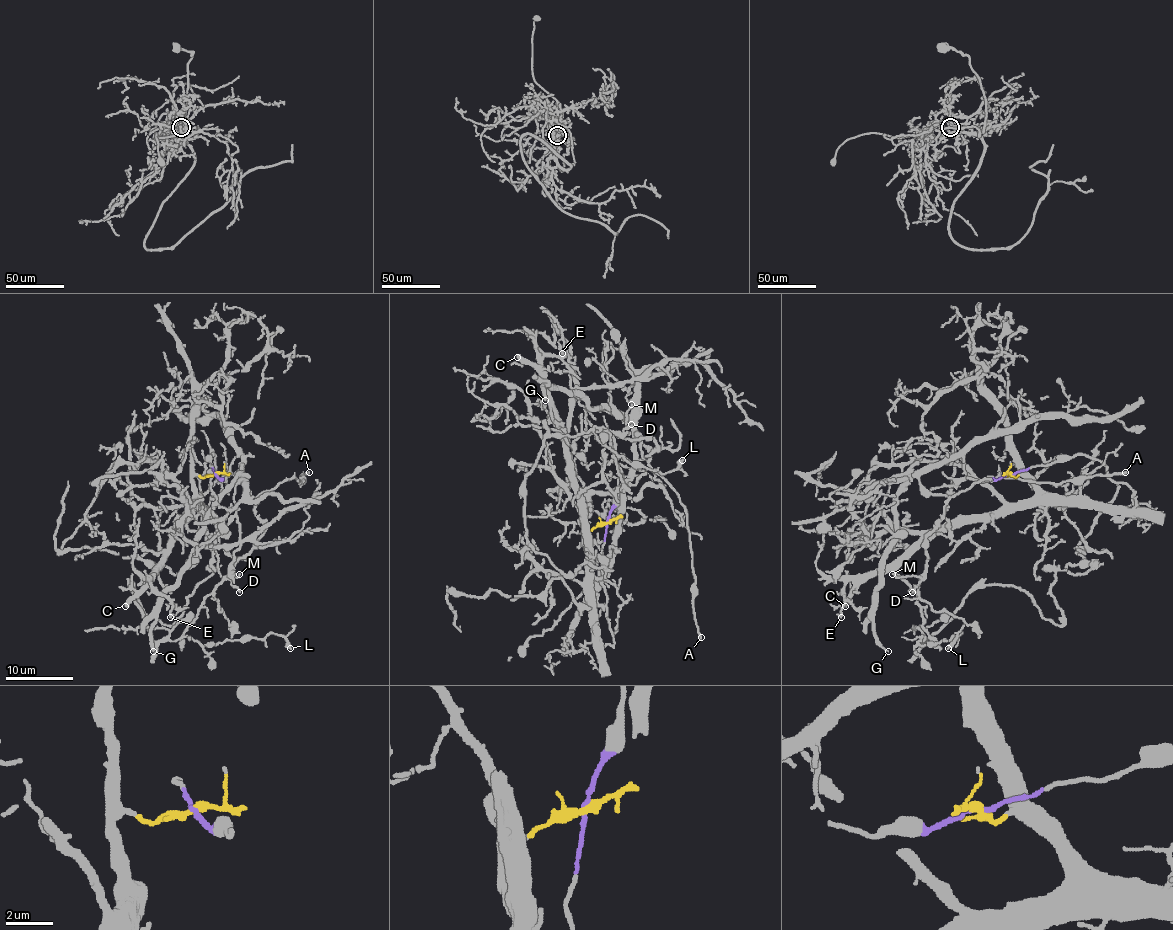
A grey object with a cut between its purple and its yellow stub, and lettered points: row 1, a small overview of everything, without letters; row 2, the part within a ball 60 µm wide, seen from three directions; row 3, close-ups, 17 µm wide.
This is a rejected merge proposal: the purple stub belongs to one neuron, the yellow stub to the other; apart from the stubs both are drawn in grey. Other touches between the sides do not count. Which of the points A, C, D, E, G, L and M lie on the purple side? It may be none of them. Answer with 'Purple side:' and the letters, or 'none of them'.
Purple side: A, D, G, L, M

